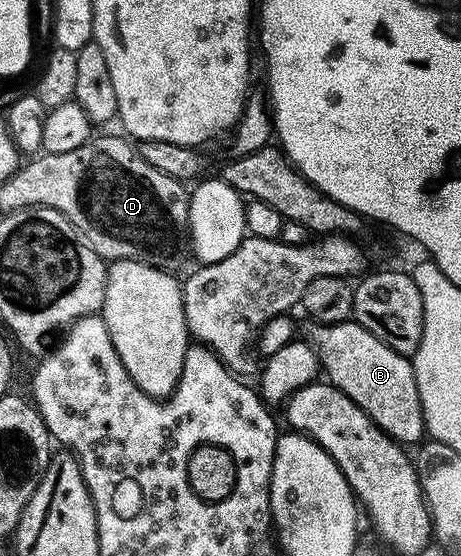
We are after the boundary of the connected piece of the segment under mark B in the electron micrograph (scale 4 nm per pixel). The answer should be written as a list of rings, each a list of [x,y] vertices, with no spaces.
[[[308,320],[304,326],[303,341],[307,342],[320,360],[322,374],[331,385],[338,387],[378,428],[401,444],[419,443],[425,437],[424,413],[418,396],[418,386],[411,361],[394,352],[374,332],[366,332],[355,320],[325,324]]]

